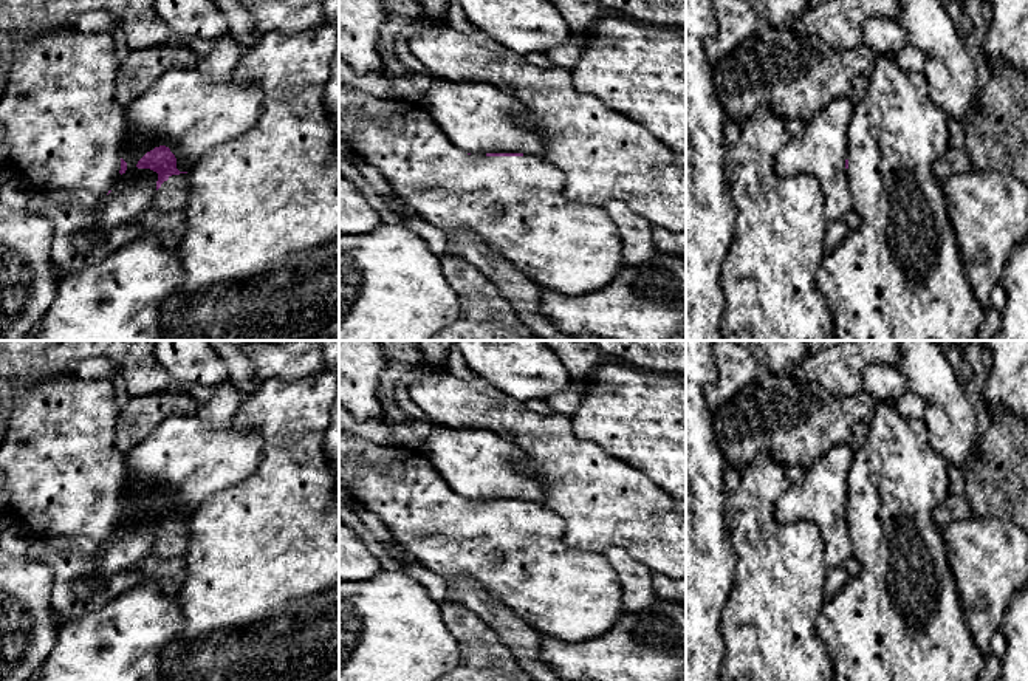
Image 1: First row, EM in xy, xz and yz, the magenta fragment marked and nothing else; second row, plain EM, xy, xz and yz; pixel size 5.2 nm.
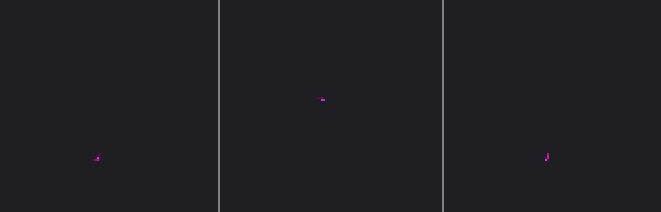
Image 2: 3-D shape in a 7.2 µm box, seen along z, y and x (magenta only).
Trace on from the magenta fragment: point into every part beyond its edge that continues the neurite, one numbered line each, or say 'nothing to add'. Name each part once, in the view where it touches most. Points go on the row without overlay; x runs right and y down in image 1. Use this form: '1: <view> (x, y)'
1: xz (516, 551)

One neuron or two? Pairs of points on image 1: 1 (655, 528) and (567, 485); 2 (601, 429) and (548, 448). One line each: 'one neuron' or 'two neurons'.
1: one neuron
2: two neurons

